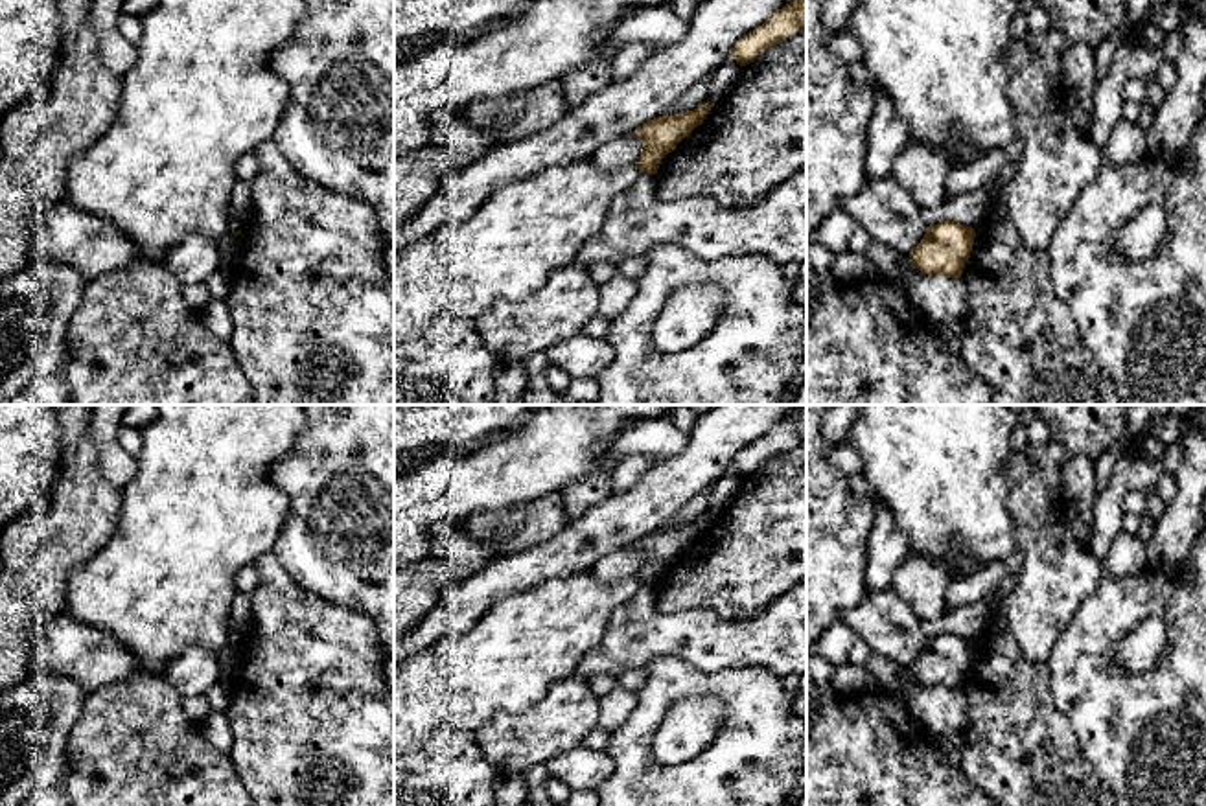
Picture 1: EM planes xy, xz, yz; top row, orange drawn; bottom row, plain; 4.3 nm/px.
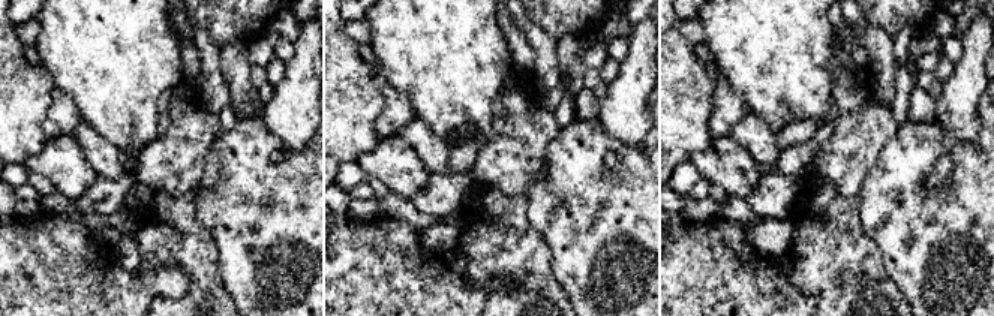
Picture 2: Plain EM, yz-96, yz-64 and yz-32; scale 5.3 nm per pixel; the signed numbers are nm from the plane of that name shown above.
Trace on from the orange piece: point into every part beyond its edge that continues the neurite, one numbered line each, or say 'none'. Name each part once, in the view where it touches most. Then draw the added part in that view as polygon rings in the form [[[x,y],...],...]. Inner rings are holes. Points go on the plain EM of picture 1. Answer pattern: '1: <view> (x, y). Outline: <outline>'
none

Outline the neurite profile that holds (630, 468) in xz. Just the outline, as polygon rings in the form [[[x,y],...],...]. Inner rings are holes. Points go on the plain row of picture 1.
[[[628,455],[624,456],[611,473],[613,488],[630,488],[650,466],[650,456],[646,455]]]

